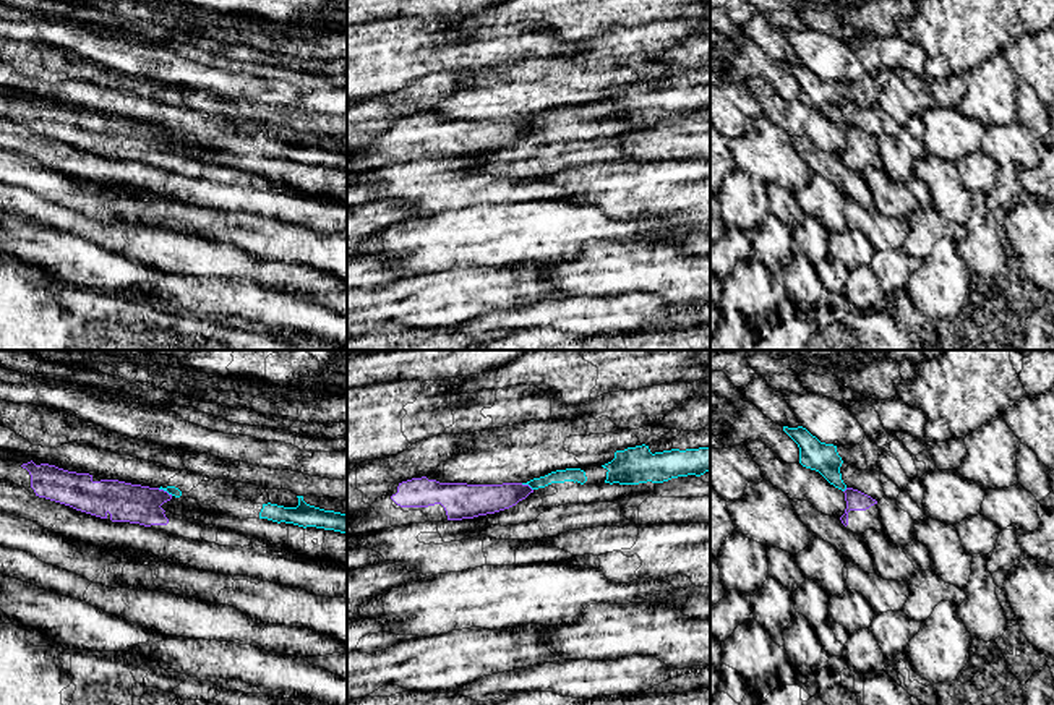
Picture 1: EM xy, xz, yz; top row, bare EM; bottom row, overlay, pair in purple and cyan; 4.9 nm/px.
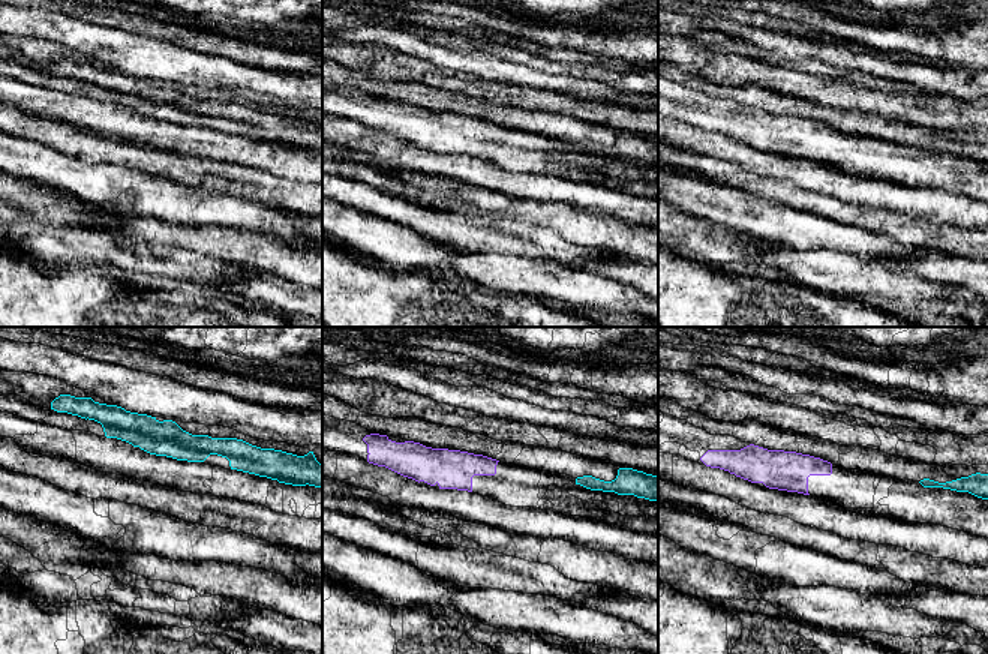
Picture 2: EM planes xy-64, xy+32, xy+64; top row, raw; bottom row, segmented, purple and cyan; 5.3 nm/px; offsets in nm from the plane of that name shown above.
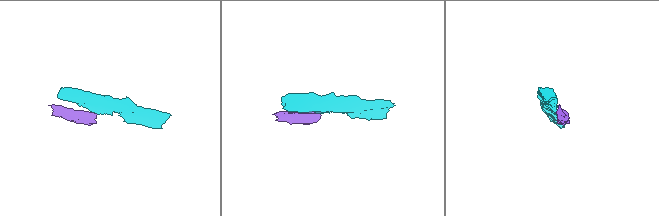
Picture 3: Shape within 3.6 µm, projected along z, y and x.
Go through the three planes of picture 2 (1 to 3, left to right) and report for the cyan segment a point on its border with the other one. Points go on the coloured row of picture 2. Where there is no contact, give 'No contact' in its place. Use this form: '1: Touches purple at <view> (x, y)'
1: No contact
2: No contact
3: No contact

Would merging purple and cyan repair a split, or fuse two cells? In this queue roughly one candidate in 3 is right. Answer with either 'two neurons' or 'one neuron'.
two neurons

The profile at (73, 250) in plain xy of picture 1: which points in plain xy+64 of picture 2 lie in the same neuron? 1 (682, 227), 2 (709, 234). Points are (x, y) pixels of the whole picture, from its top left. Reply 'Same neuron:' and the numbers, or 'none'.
Same neuron: 1, 2

